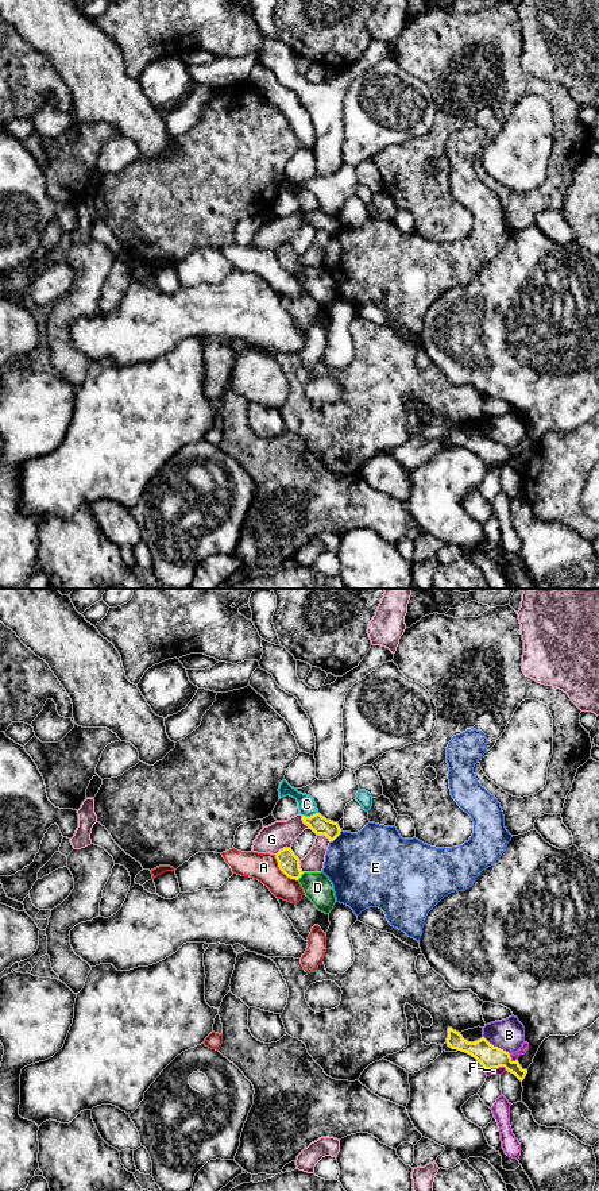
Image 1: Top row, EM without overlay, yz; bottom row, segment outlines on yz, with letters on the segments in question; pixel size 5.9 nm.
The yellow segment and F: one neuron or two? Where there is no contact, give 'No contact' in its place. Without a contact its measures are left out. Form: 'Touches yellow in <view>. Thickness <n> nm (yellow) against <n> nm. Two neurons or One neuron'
Touches yellow in yz. Thickness 140 nm (yellow) against 50 nm. Two neurons

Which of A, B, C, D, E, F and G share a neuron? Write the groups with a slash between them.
A / B C / D / E / F / G

